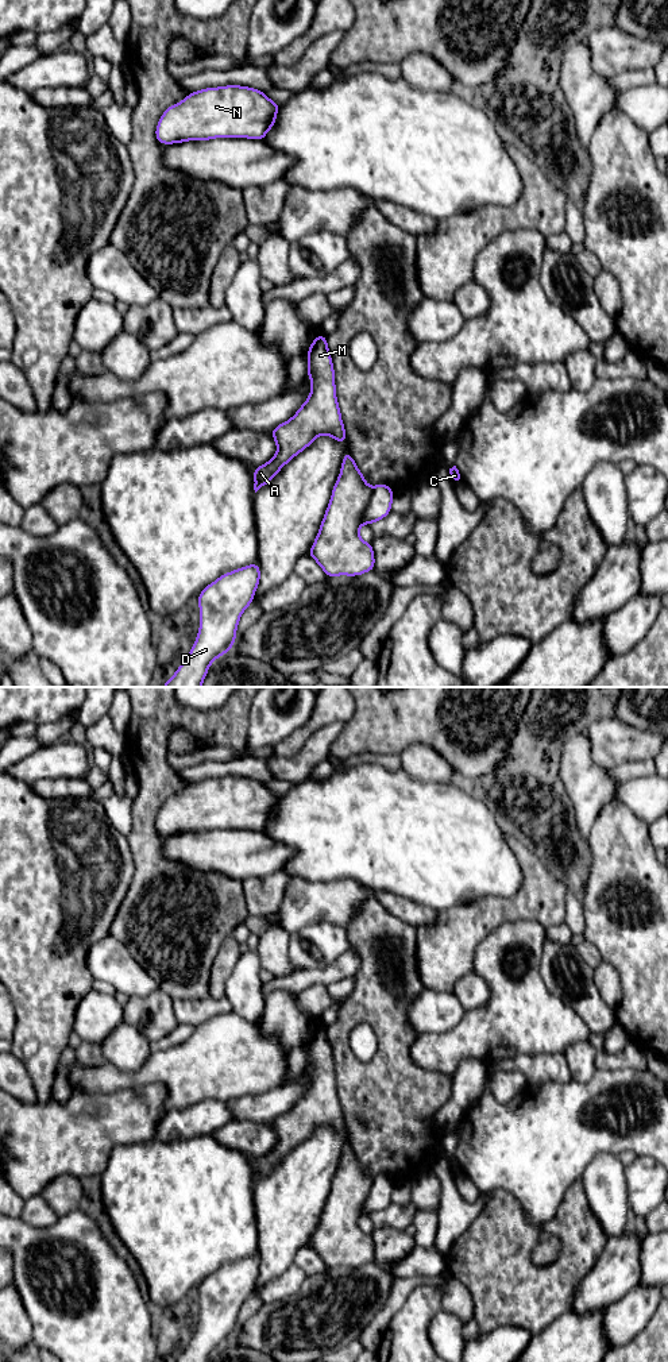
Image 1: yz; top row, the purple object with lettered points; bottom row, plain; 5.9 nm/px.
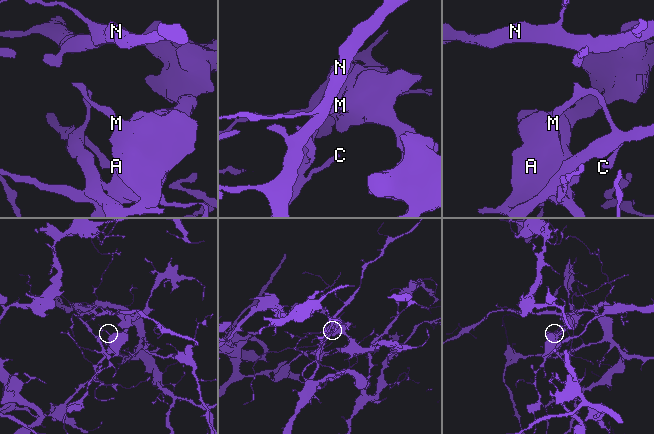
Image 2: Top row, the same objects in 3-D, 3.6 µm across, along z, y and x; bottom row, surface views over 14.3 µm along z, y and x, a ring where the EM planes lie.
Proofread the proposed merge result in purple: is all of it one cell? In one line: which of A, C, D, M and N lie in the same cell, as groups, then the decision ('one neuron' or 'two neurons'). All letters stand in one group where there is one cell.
A M / C D N | two neurons

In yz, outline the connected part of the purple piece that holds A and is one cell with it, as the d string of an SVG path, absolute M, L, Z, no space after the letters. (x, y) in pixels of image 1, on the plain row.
M313 1031L308 1041L306 1065L312 1073L310 1085L290 1111L270 1123L278 1141L266 1155L254 1158L255 1184L317 1127L329 1126L337 1134L345 1134L347 1124L336 1091L335 1060L327 1035Z

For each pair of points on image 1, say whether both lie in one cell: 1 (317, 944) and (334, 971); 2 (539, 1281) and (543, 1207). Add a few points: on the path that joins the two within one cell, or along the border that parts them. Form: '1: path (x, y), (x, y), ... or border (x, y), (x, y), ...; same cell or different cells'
1: border (350, 946), (324, 967), (298, 971); different cells
2: border (562, 1202), (541, 1226), (535, 1226), (518, 1204); different cells

